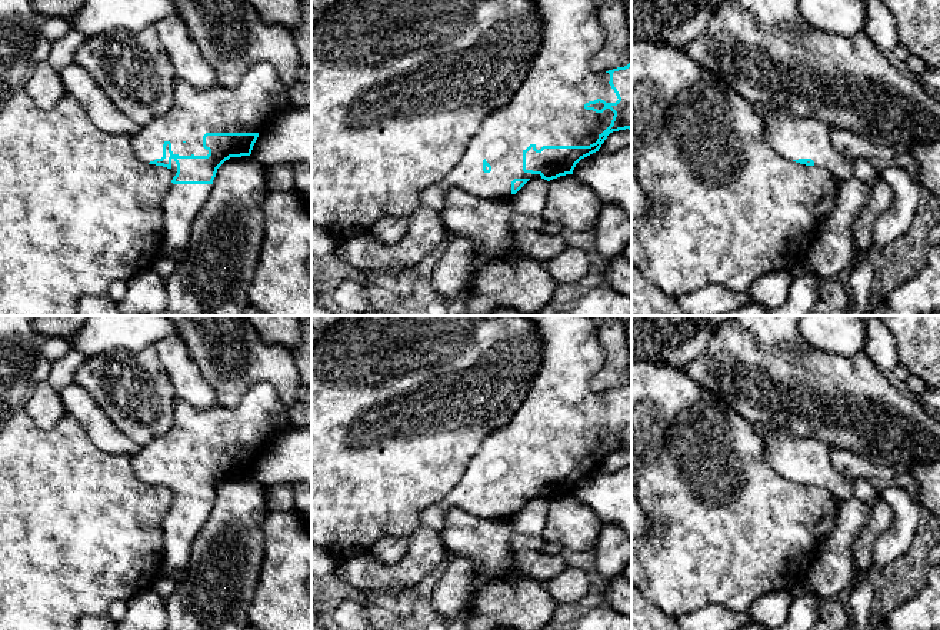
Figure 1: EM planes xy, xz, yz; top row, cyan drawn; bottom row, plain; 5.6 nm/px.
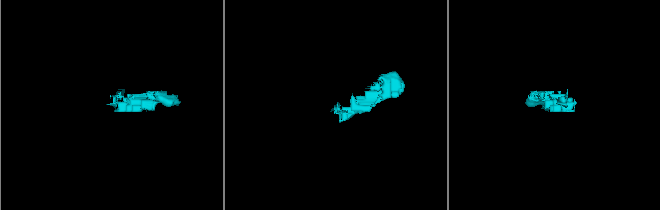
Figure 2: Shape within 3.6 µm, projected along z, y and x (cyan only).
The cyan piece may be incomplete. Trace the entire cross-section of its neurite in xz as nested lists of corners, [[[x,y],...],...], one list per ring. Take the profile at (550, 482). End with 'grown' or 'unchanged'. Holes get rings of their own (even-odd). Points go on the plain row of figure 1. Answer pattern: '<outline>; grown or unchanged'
[[[526,316],[537,329],[543,357],[536,381],[514,417],[500,430],[487,436],[479,453],[470,461],[459,484],[437,504],[424,509],[421,524],[440,531],[446,513],[460,509],[480,519],[510,519],[530,499],[547,501],[573,494],[576,484],[599,471],[607,456],[619,450],[631,450],[631,383],[606,393],[593,391],[591,377],[600,371],[606,351],[599,341],[601,319],[599,316]]]; grown

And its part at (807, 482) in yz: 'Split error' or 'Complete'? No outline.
Split error

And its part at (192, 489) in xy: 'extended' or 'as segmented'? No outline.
extended

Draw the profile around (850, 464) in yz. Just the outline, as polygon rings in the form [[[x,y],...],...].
[[[831,447],[830,459],[833,469],[841,473],[849,481],[856,479],[871,480],[874,477],[891,480],[899,473],[899,469],[876,466],[851,450]]]

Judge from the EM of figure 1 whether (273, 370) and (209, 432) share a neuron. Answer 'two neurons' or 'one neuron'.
two neurons

